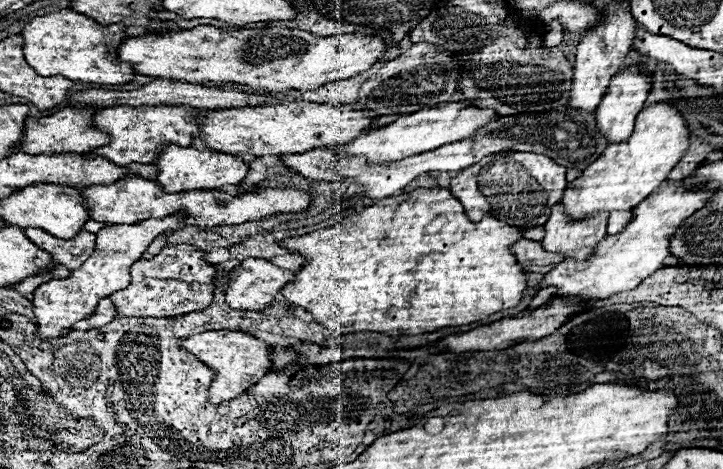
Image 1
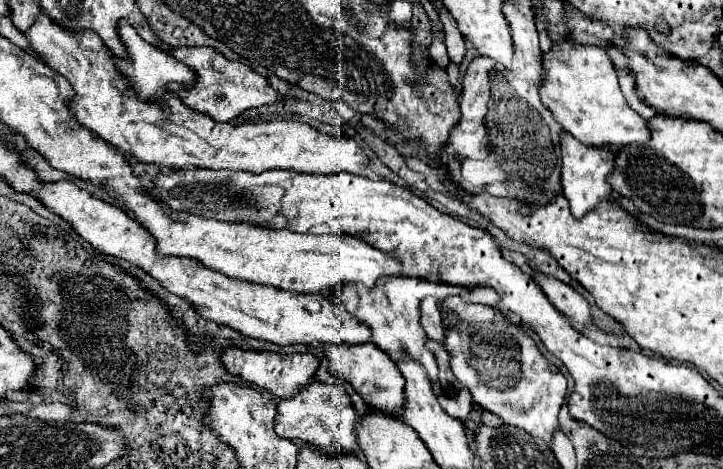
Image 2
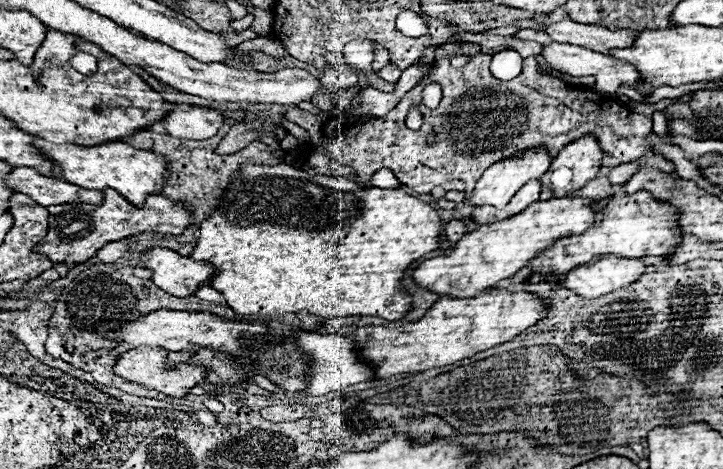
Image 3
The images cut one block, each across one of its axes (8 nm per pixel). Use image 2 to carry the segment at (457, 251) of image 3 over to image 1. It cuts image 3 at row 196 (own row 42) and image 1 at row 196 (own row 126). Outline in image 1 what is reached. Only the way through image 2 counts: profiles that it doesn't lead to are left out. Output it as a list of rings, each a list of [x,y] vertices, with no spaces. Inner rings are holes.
[[[656,102],[644,108],[636,116],[634,132],[628,140],[608,144],[602,156],[590,164],[580,178],[576,178],[564,190],[562,204],[572,218],[584,218],[600,210],[632,210],[646,200],[670,174],[670,170],[682,160],[690,146],[690,134],[682,112],[668,102]]]

